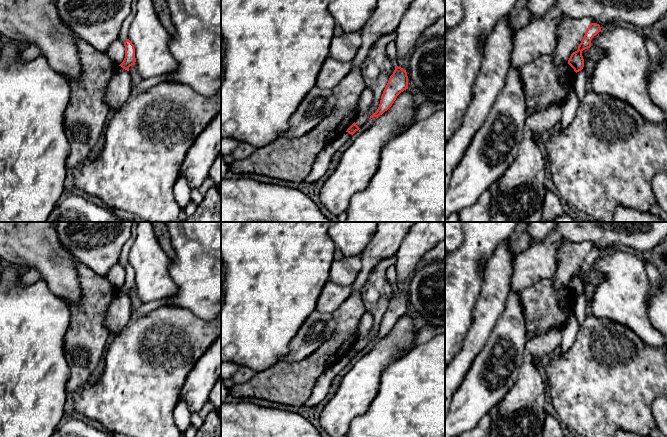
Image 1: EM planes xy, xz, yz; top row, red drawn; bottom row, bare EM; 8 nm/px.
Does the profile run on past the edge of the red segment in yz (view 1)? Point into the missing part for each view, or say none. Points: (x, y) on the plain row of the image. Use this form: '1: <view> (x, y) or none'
1: none

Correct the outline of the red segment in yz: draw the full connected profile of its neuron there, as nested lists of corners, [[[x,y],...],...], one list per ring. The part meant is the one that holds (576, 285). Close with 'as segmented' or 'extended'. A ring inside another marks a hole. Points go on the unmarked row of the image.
[[[591,247],[587,252],[584,262],[578,270],[578,274],[573,276],[568,284],[568,288],[577,297],[581,295],[584,291],[584,283],[582,280],[582,275],[591,271],[591,264],[601,255],[601,251],[597,247]]]; as segmented

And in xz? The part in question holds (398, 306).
[[[396,290],[383,315],[377,335],[371,339],[369,343],[378,341],[387,335],[394,327],[397,320],[406,313],[408,313],[407,296],[403,292]]]; as segmented

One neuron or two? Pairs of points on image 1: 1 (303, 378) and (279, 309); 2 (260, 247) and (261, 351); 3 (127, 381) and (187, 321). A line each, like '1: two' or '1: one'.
1: two
2: one
3: one

